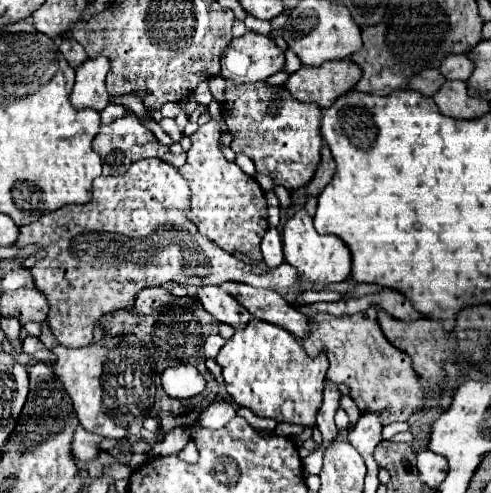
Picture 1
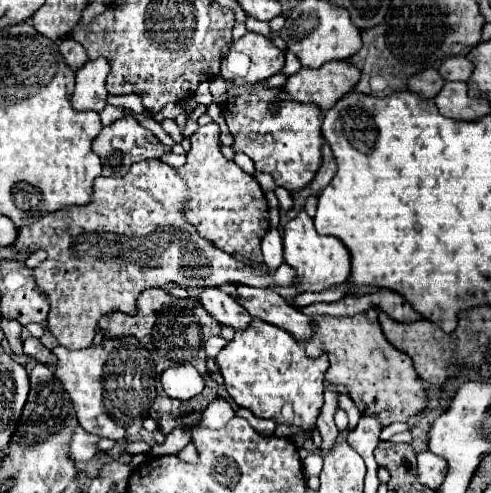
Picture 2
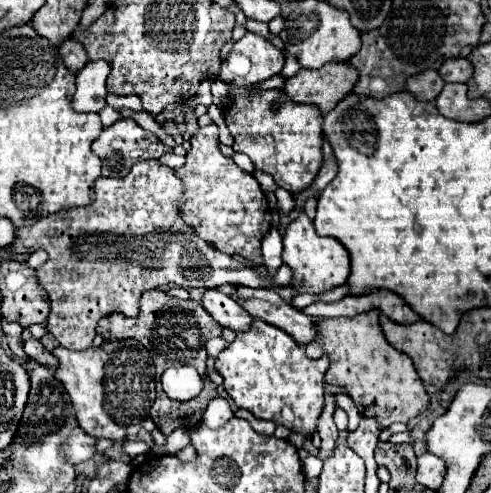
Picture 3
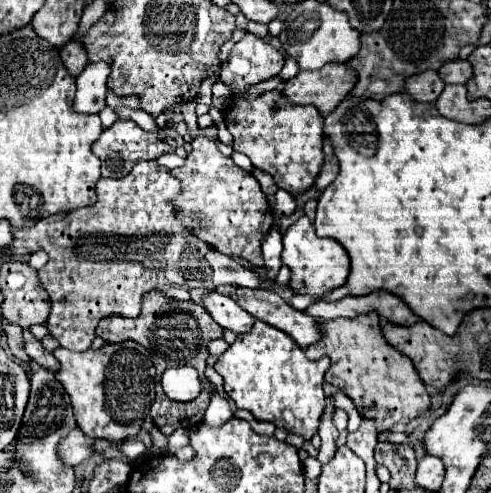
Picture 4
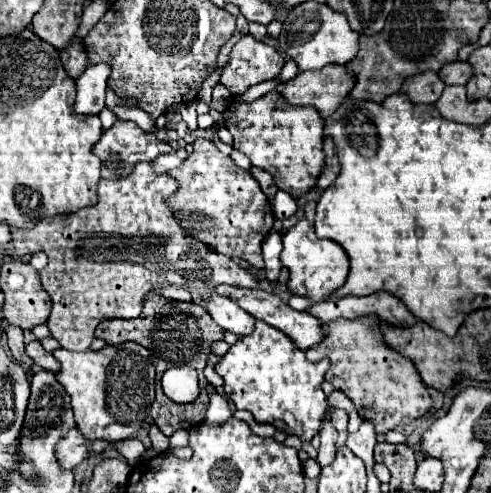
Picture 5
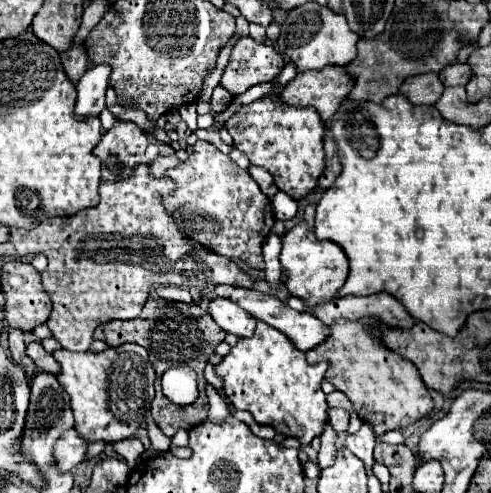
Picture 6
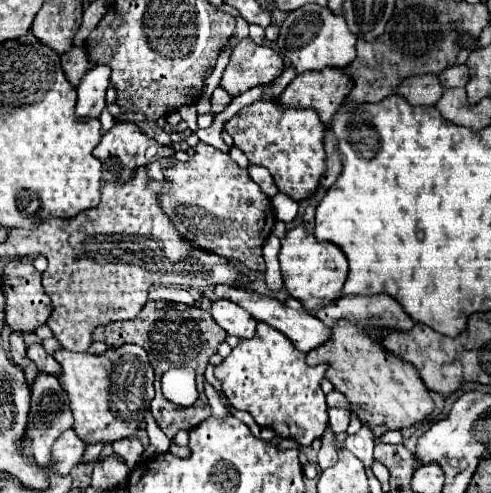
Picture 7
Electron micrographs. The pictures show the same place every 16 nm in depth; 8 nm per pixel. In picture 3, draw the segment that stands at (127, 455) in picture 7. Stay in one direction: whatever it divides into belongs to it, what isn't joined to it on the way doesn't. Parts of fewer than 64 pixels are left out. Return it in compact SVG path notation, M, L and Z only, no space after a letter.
M134 440L134 442L126 442L124 444L124 452L130 456L130 458L134 458L134 456L138 456L138 454L146 454L150 450L150 446L146 444L146 442L142 442L142 440Z

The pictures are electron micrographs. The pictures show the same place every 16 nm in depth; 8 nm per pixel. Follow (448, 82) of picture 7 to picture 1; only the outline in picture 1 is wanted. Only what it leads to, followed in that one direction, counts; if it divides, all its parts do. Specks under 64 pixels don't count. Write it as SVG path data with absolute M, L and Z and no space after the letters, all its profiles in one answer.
M450 54L440 64L440 72L448 80L468 80L472 70L474 70L474 62L466 54Z

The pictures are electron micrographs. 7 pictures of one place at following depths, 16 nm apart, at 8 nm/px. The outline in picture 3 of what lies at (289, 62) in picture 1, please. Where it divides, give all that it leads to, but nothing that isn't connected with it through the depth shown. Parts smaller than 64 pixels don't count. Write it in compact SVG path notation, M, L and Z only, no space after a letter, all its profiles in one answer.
M287 53L286 59L285 59L285 64L281 71L281 74L286 79L288 79L288 78L294 76L295 74L297 74L298 71L300 70L300 68L301 68L300 64L297 61L297 59L293 55Z

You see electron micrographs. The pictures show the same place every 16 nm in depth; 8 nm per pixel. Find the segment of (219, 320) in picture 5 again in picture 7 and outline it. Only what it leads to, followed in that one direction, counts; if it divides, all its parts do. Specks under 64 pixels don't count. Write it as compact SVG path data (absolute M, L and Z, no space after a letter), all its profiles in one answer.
M214 300L210 304L210 314L216 320L220 328L224 328L228 334L234 334L238 338L252 338L256 330L256 320L244 312L238 304L230 300Z

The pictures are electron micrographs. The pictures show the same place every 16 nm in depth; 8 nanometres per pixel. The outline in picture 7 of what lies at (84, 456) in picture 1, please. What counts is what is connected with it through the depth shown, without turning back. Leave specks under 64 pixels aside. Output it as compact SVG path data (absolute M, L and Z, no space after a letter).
M74 430L64 432L64 436L60 436L60 440L56 440L52 448L52 464L56 464L56 472L68 474L82 460L86 446L88 444L78 438Z

